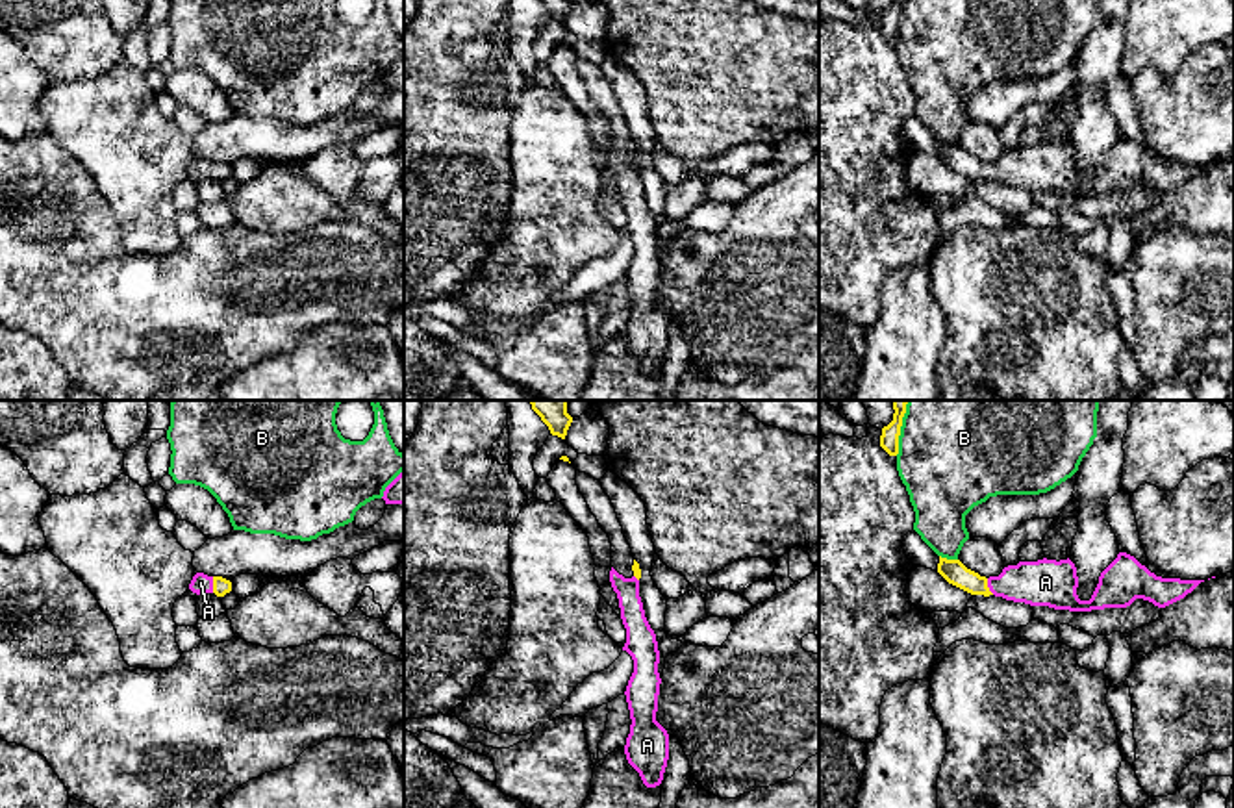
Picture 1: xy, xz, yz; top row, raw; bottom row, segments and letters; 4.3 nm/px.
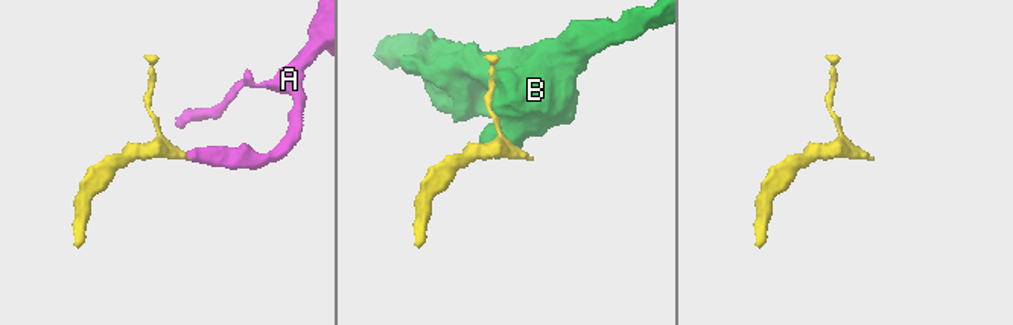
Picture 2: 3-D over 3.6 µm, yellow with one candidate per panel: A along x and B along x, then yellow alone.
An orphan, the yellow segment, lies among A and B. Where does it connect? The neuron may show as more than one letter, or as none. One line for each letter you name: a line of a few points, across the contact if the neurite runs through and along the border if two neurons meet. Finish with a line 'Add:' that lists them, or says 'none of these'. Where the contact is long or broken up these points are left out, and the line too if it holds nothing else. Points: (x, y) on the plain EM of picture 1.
A: line xy (221, 171), (214, 169), (201, 167)
Add: A

